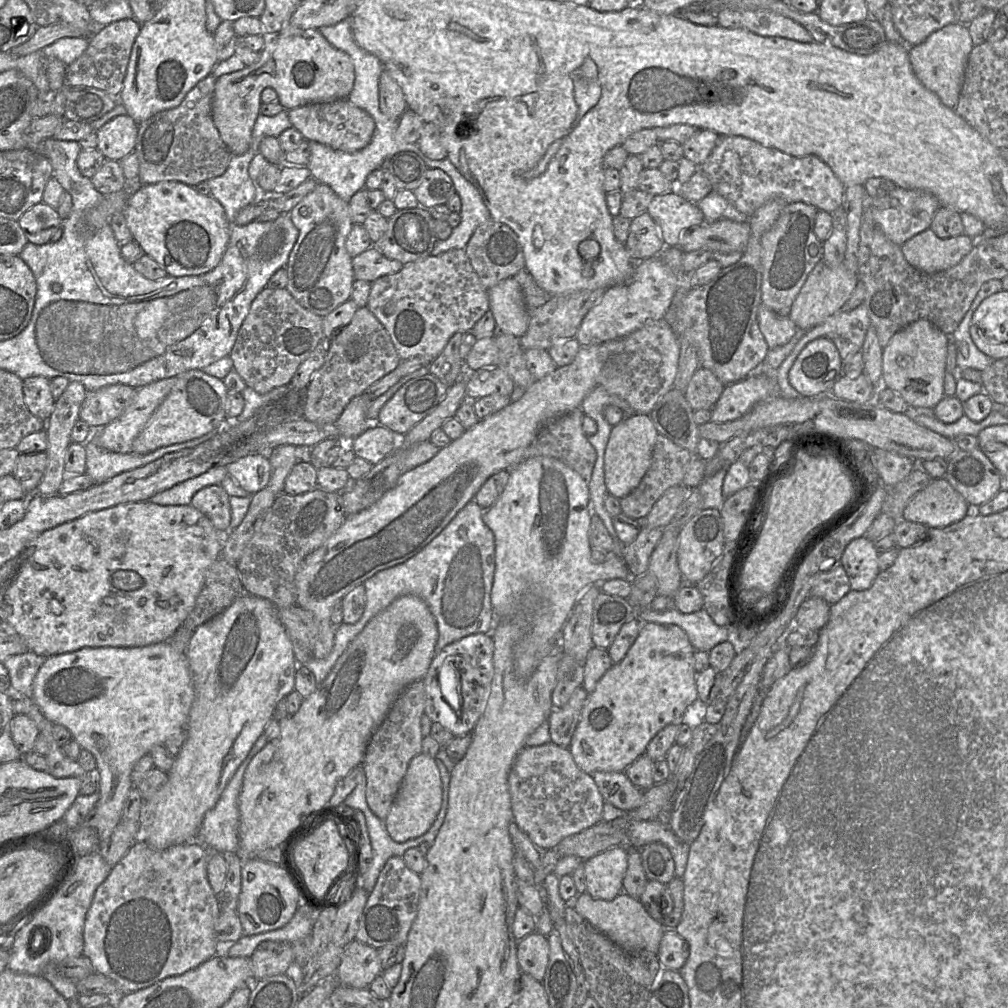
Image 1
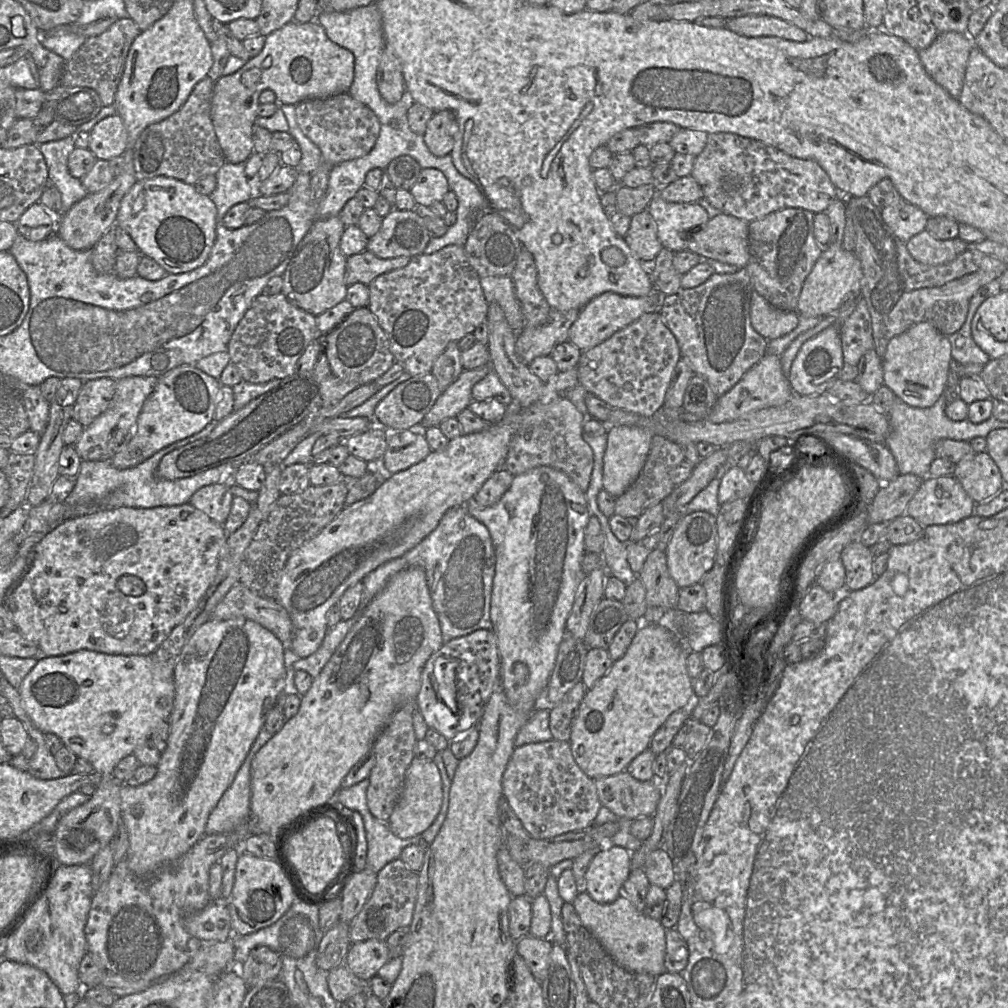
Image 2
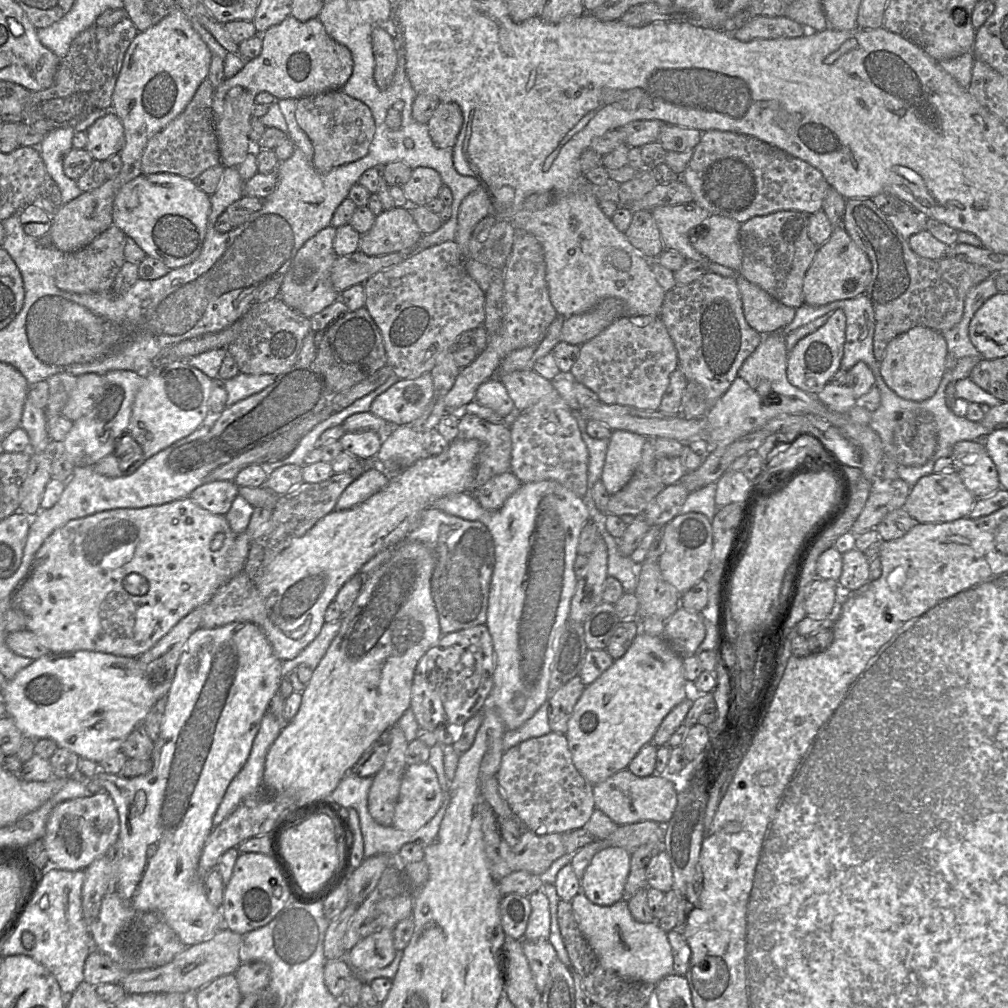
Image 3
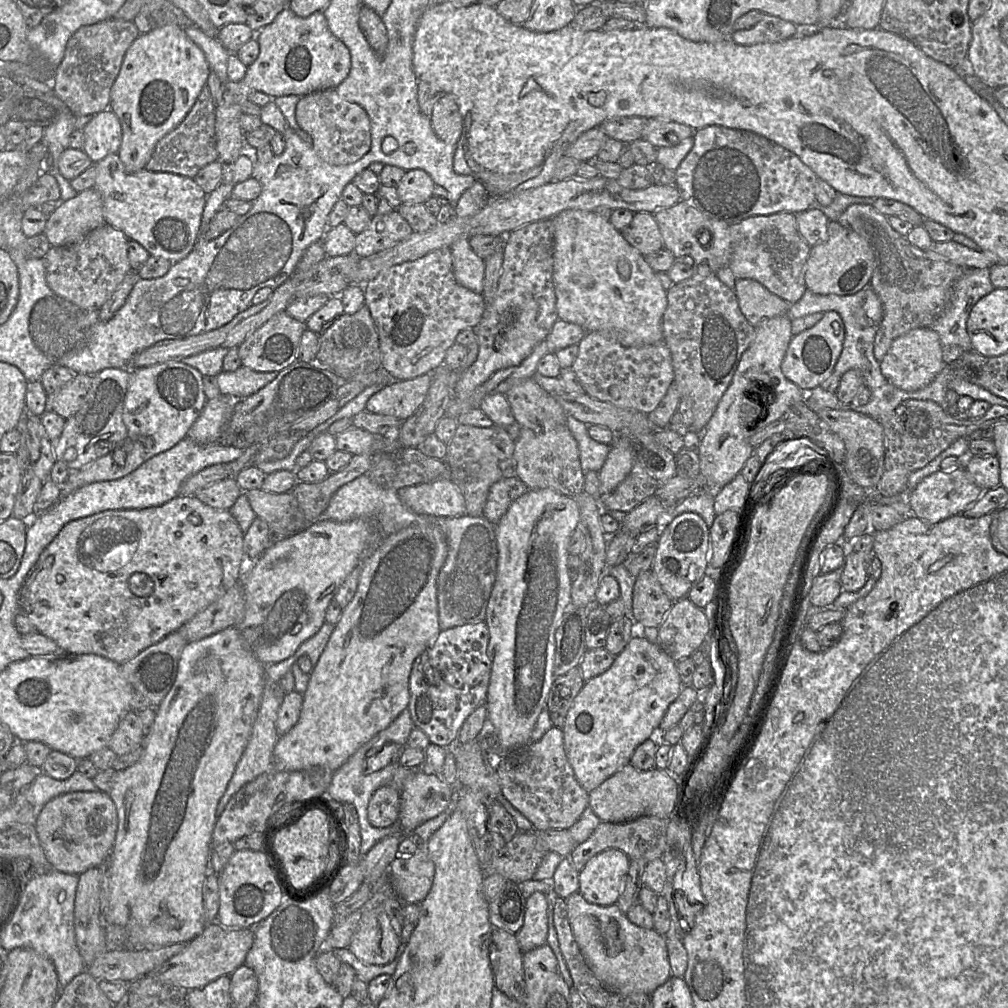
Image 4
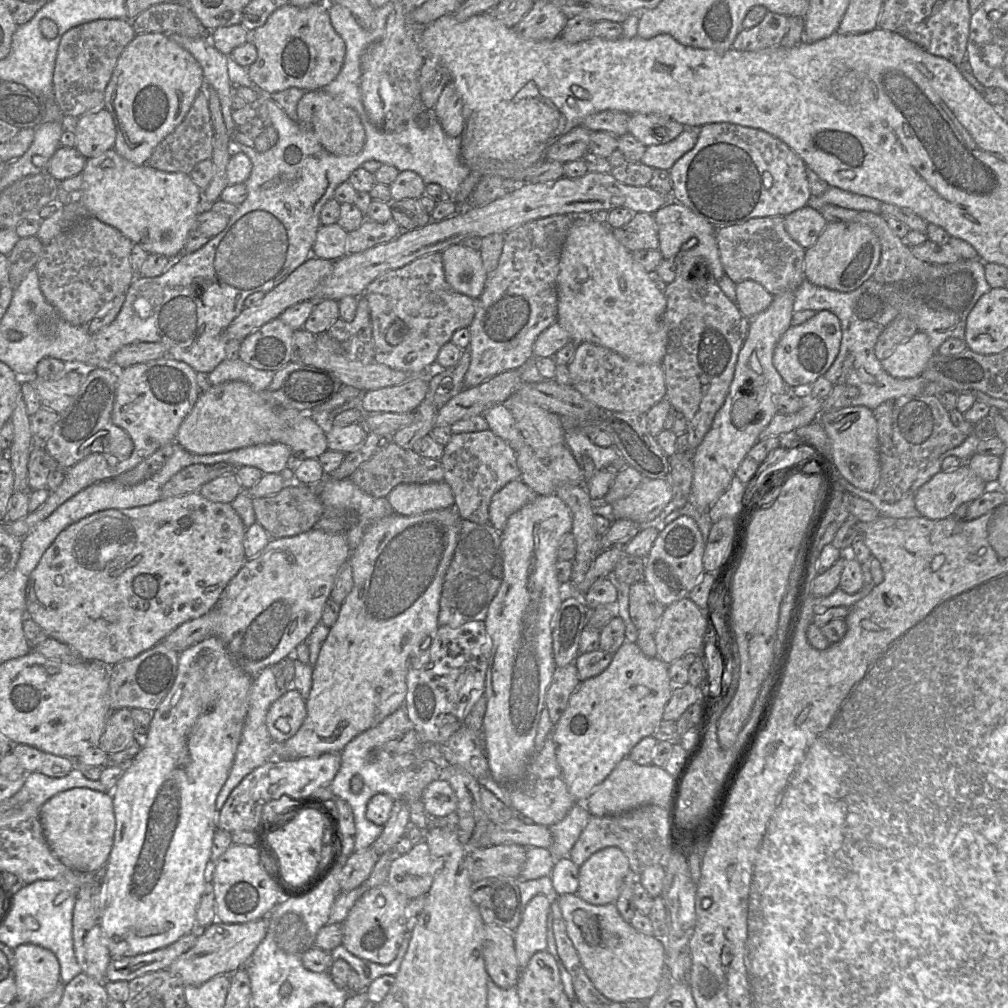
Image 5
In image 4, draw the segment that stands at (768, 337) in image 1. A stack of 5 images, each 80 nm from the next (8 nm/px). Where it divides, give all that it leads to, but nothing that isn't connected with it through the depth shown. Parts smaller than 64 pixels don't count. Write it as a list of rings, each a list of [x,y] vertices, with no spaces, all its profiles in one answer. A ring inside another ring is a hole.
[[[736,279],[735,294],[742,314],[753,327],[769,318],[788,314],[790,308],[788,302],[753,279]]]

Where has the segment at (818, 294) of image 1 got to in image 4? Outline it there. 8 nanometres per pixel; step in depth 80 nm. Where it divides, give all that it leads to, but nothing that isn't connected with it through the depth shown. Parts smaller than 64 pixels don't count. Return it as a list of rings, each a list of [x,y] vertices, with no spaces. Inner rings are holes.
[[[829,221],[826,239],[810,249],[804,281],[806,288],[815,294],[853,295],[869,285],[873,268],[874,253],[869,243],[839,222]]]

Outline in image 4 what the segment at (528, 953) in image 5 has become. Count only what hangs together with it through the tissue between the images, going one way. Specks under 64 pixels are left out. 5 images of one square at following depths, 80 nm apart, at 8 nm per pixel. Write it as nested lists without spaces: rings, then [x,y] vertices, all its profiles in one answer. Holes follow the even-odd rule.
[[[534,892],[527,898],[524,923],[515,934],[523,953],[547,944],[547,907],[547,897],[542,892]]]

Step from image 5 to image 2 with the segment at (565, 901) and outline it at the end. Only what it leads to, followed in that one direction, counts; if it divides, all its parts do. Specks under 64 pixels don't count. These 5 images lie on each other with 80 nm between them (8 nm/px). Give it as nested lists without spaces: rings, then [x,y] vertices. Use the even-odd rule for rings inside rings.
[[[580,892],[572,904],[583,926],[619,966],[632,973],[656,977],[666,972],[664,959],[667,930],[659,920],[638,911],[624,894],[612,903],[603,904],[593,900],[587,892]]]

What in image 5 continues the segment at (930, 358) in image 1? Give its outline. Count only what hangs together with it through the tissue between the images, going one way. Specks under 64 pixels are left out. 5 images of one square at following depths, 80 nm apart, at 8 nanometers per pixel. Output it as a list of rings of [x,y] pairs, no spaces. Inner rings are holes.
[[[917,331],[909,340],[897,345],[890,355],[881,361],[881,365],[892,377],[915,378],[921,376],[934,353],[928,335]]]

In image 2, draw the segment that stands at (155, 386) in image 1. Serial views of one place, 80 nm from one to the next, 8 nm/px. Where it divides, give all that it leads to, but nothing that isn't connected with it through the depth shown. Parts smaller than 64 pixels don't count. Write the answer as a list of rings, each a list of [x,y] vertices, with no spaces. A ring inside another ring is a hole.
[[[140,376],[126,377],[126,378],[122,378],[122,379],[117,380],[116,381],[117,385],[115,388],[114,396],[111,399],[107,409],[103,413],[101,413],[89,426],[86,426],[83,429],[82,435],[80,436],[79,440],[74,445],[68,445],[68,446],[73,446],[75,448],[75,451],[77,452],[77,454],[79,455],[79,457],[81,458],[82,461],[110,460],[119,451],[124,449],[128,445],[130,440],[132,439],[134,432],[135,432],[137,419],[138,419],[138,416],[139,416],[140,411],[142,409],[142,406],[143,406],[145,400],[147,399],[147,397],[153,392],[155,386],[157,384],[157,380],[158,380],[158,378],[156,378],[156,377],[140,377]]]

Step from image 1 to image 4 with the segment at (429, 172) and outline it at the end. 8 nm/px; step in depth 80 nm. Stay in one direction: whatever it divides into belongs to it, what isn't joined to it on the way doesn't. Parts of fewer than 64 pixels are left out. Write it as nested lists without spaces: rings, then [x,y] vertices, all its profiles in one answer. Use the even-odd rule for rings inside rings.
[[[413,169],[405,171],[396,189],[402,203],[424,203],[433,197],[434,186],[434,181],[426,171]]]

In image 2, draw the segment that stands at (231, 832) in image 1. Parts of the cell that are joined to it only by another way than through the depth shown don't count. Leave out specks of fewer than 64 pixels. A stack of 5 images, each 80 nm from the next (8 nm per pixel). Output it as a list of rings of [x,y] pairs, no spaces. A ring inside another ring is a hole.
[[[261,728],[236,776],[209,815],[205,835],[230,833],[236,829],[248,830],[251,800],[251,763],[256,753],[273,734]]]

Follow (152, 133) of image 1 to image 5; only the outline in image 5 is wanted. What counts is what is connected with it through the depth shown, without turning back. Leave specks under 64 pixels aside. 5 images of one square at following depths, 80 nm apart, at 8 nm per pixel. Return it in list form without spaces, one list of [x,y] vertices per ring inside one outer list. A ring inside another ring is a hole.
[[[203,88],[195,97],[182,122],[155,147],[146,164],[165,172],[189,174],[197,163],[211,159],[212,153],[213,127],[207,91]]]

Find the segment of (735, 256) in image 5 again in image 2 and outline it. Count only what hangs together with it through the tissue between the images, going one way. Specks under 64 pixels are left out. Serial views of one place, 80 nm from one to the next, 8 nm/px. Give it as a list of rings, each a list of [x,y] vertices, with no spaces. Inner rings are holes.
[[[785,208],[748,225],[749,261],[744,268],[754,290],[777,309],[796,310],[804,281],[823,251],[813,234],[814,215],[801,208]]]

